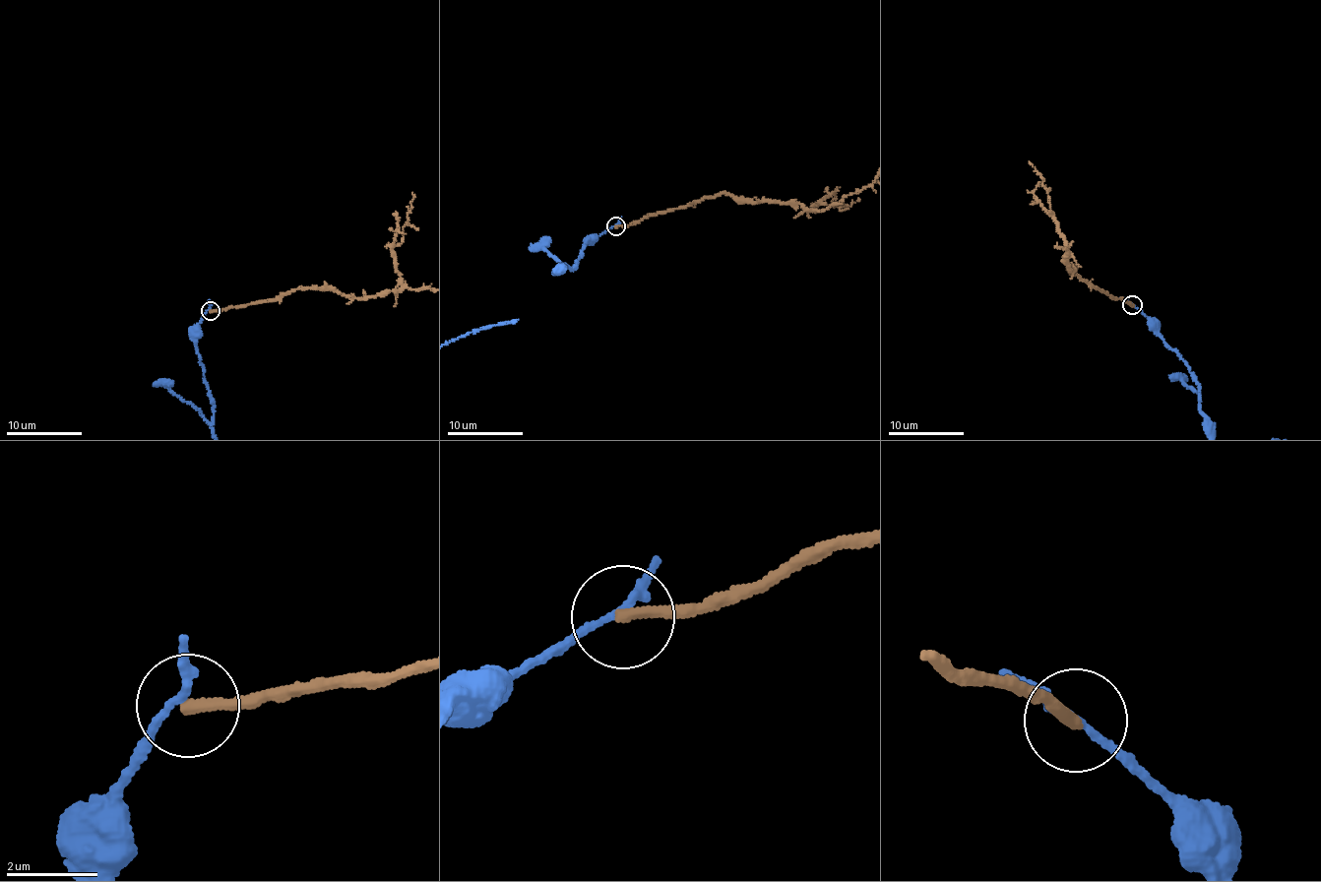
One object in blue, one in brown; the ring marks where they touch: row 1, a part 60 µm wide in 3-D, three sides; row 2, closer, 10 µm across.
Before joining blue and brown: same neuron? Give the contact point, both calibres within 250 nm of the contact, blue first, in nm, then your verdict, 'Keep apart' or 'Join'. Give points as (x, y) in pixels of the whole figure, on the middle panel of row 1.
Place: (615, 226). Thickness 170 nm (blue) against 240 nm. Keep apart

